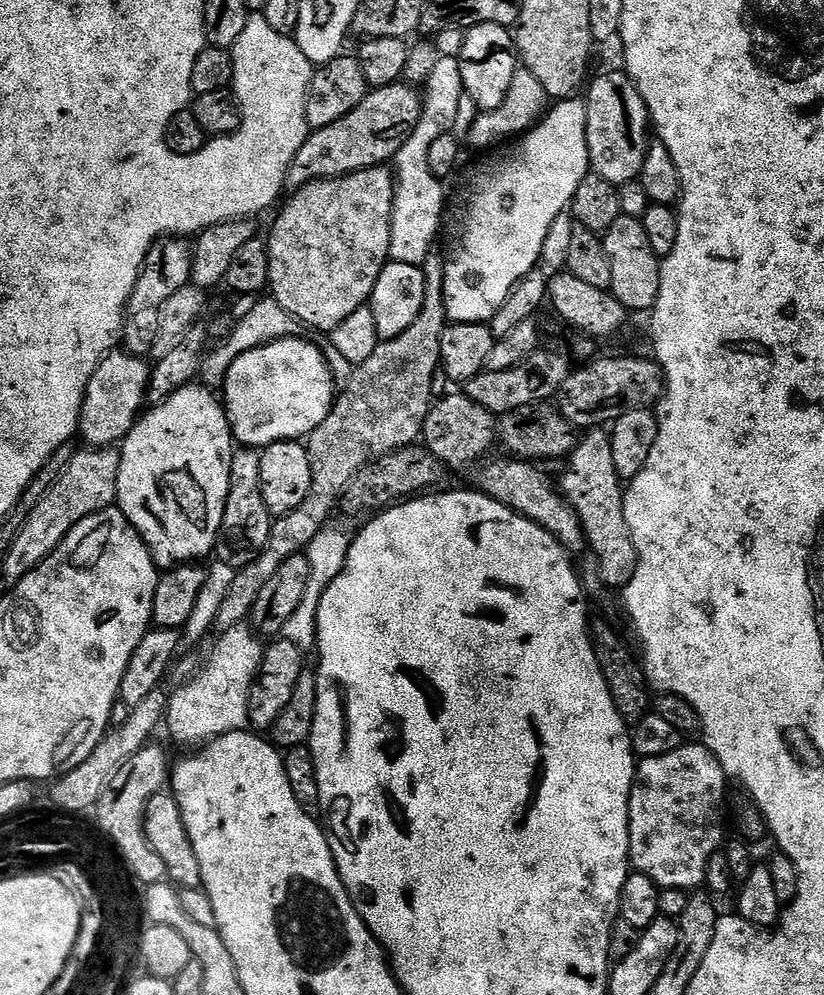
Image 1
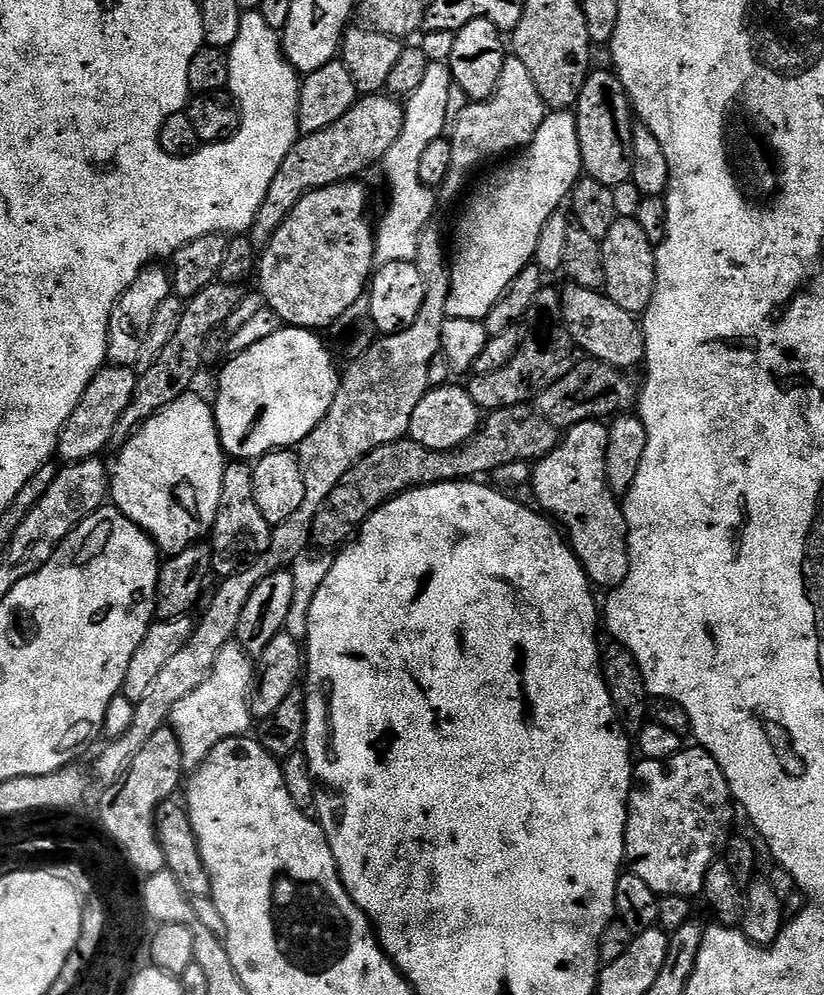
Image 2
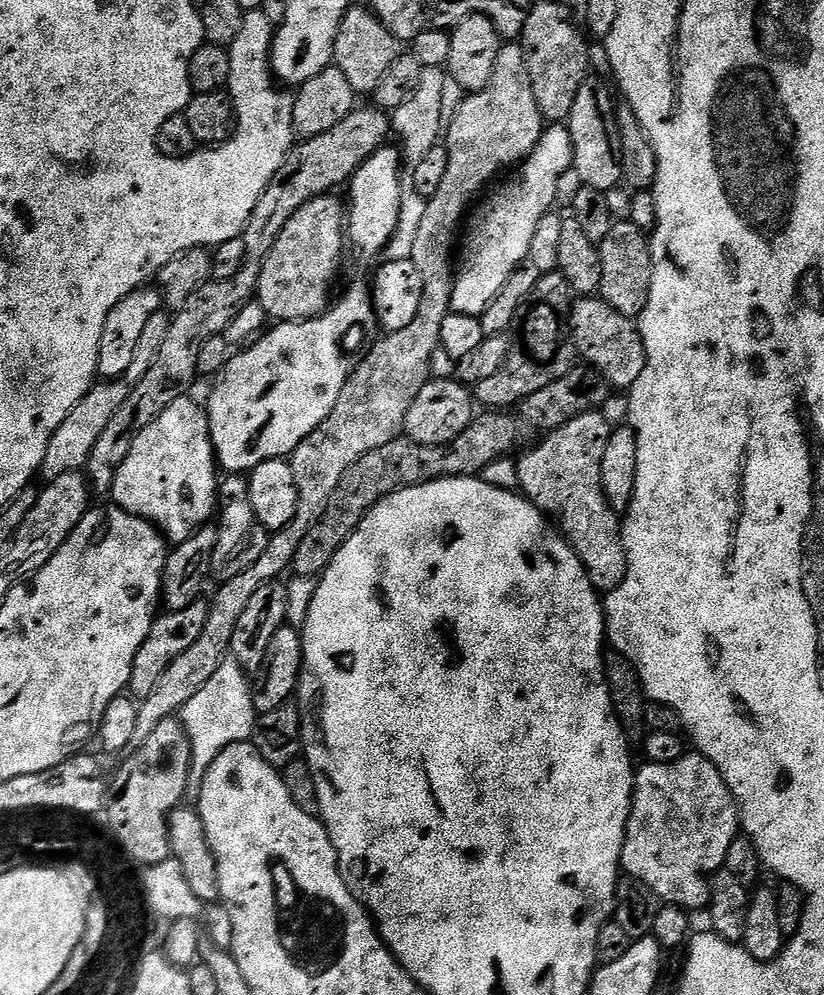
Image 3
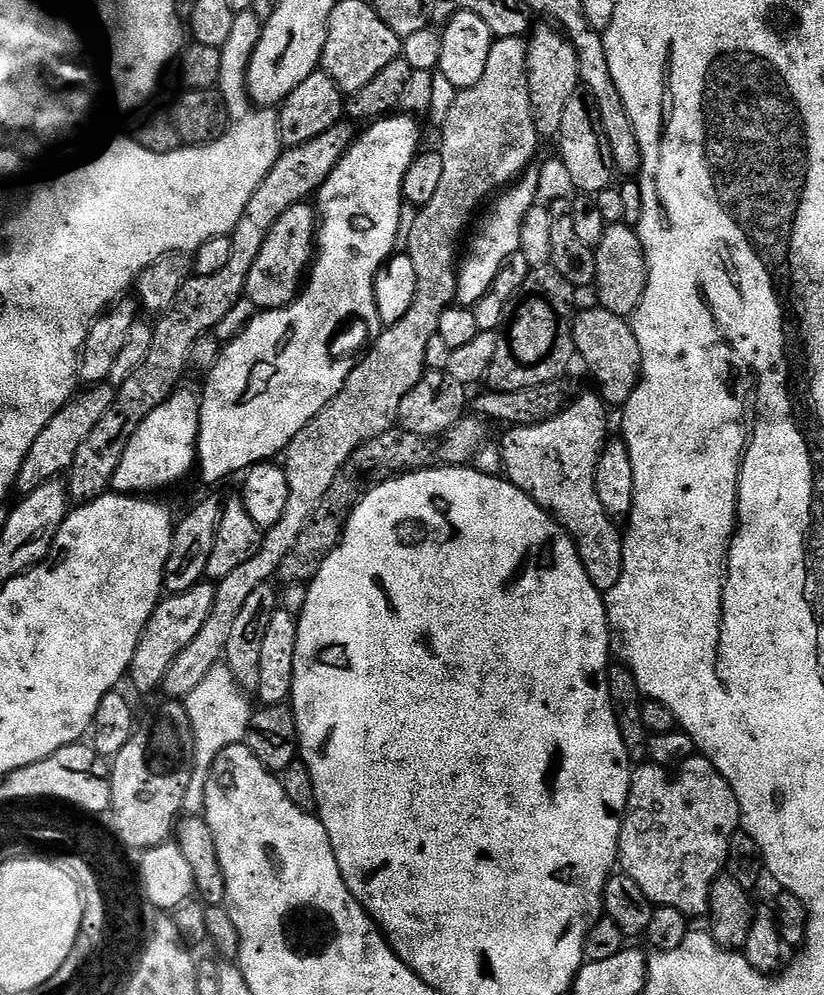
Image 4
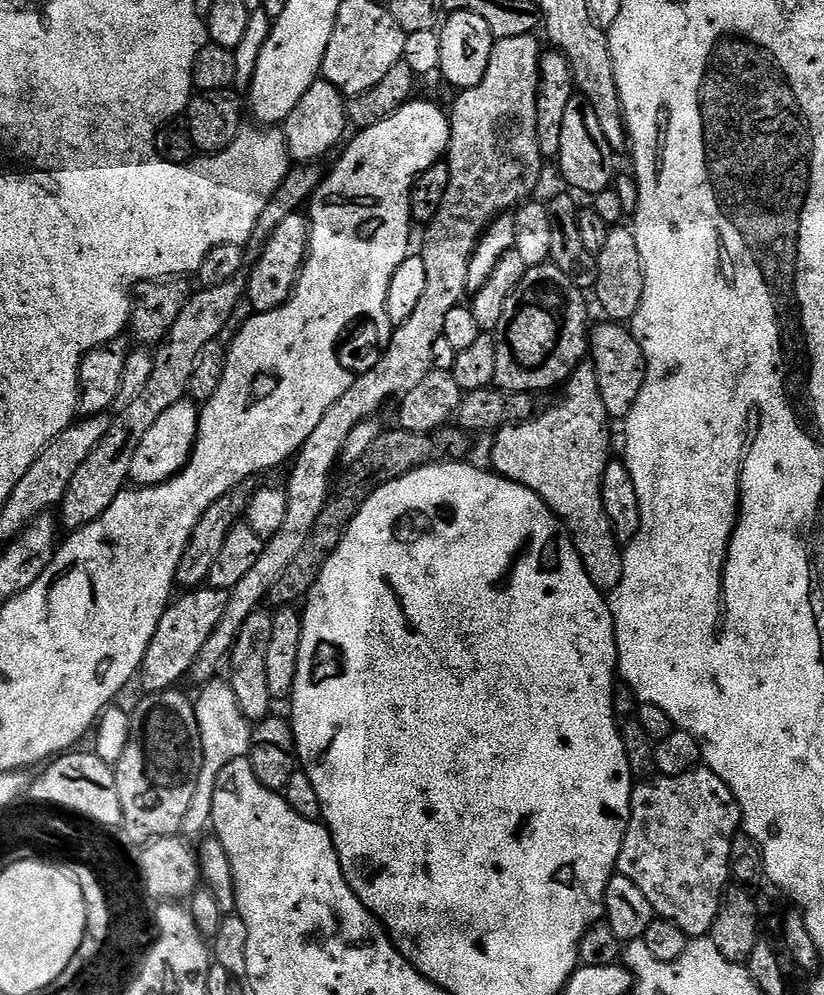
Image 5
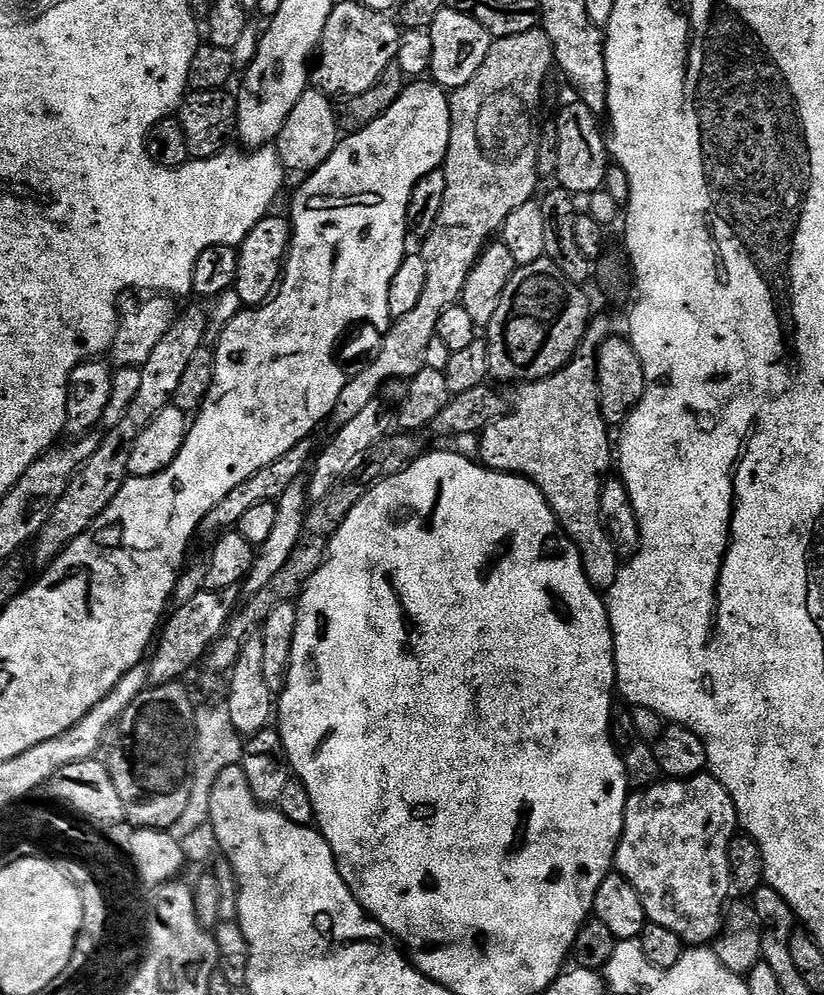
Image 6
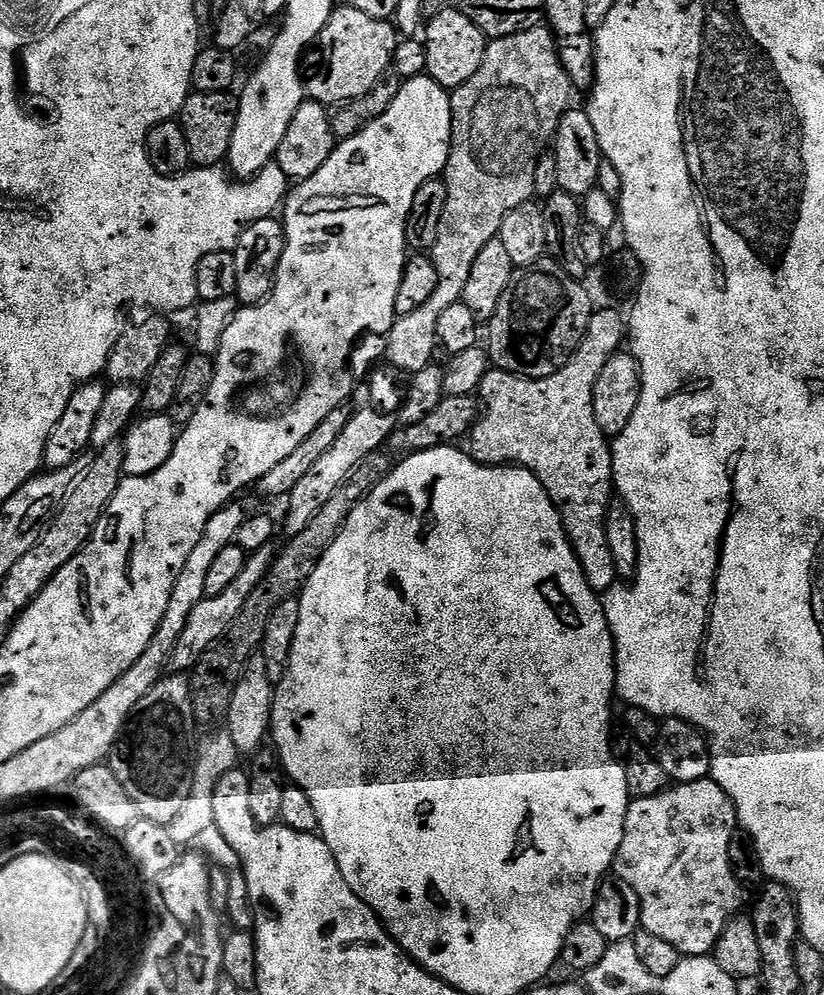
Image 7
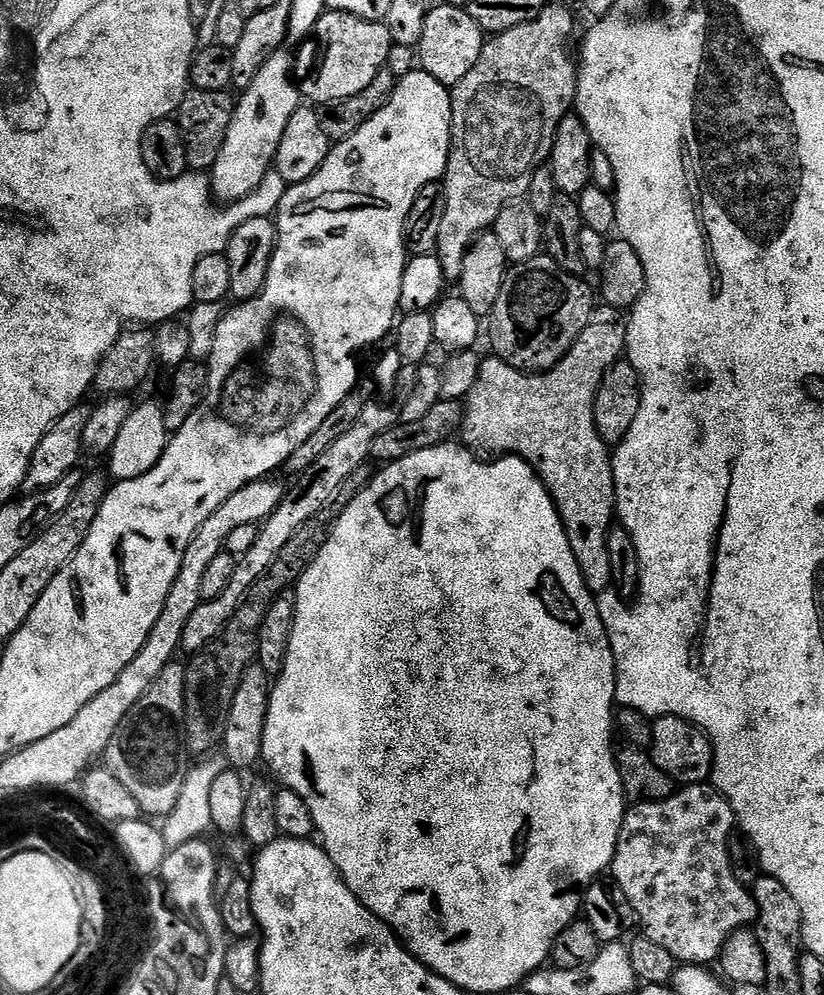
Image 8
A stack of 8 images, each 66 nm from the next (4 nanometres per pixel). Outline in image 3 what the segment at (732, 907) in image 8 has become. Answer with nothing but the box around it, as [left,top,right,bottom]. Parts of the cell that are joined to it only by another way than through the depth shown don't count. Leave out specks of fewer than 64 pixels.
[620,754,741,910]

